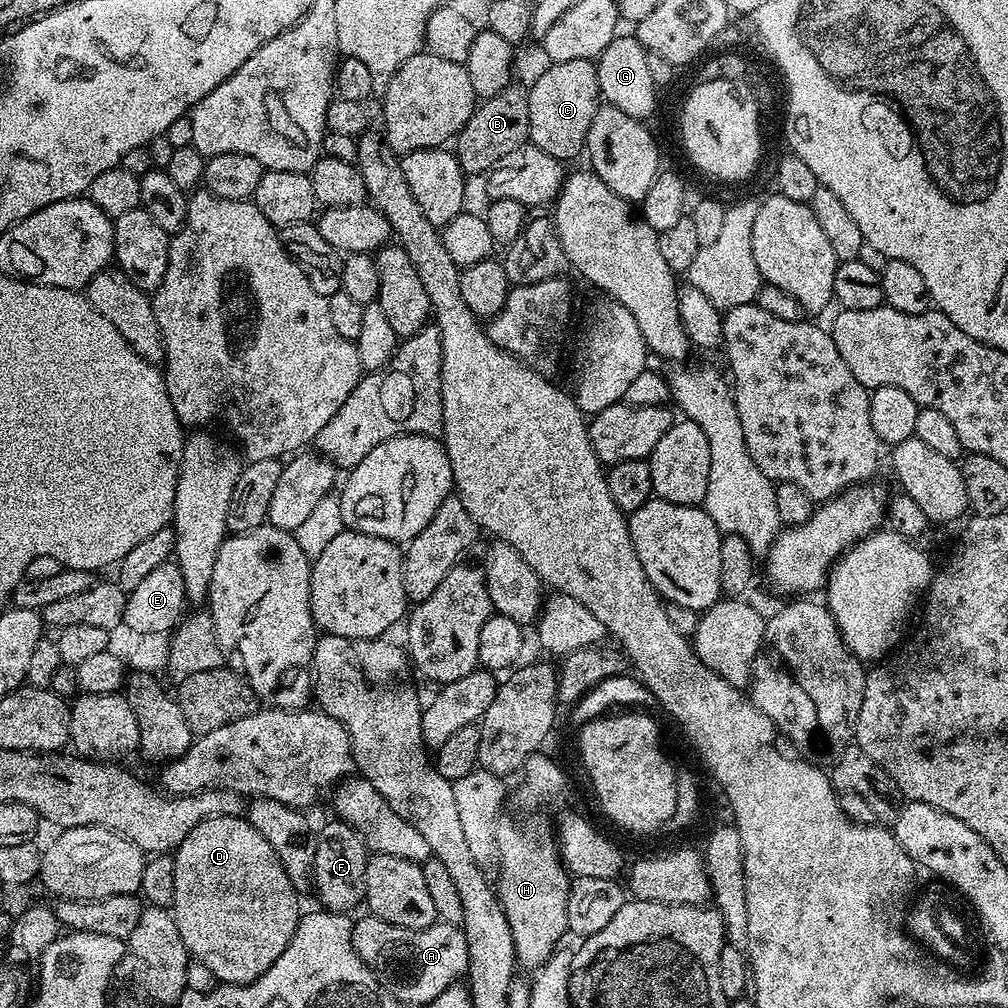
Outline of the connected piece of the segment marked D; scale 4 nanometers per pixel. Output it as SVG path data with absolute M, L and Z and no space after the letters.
M244 816L210 818L194 826L174 850L172 917L191 959L208 967L219 983L250 984L278 962L278 954L286 950L300 921L302 907L299 899L301 897L290 882L278 854Z

